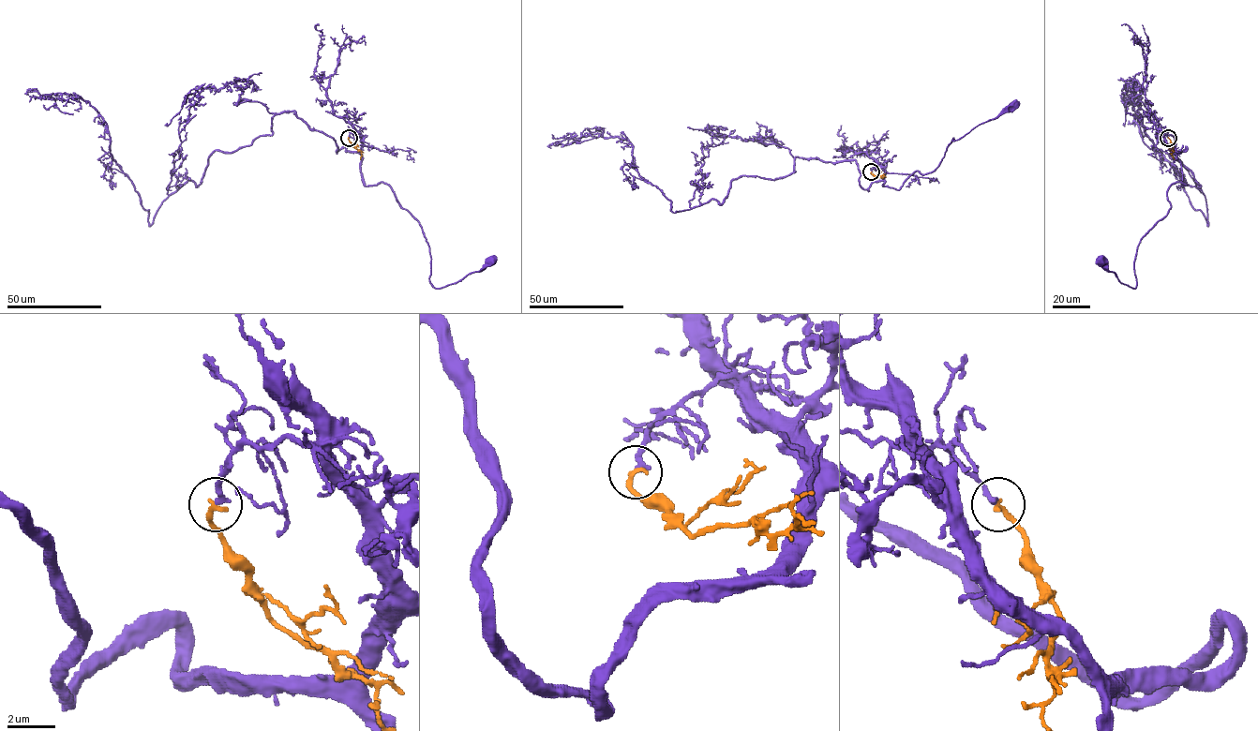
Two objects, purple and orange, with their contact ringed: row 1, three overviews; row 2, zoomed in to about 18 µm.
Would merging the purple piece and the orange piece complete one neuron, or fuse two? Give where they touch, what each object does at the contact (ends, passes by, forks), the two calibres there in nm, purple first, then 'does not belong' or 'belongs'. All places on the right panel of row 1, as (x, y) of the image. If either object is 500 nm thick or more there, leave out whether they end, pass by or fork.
at (1168, 138); purple ends there; orange ends there; 240 nm thick on the purple side, 220 nm on the other; belongs

